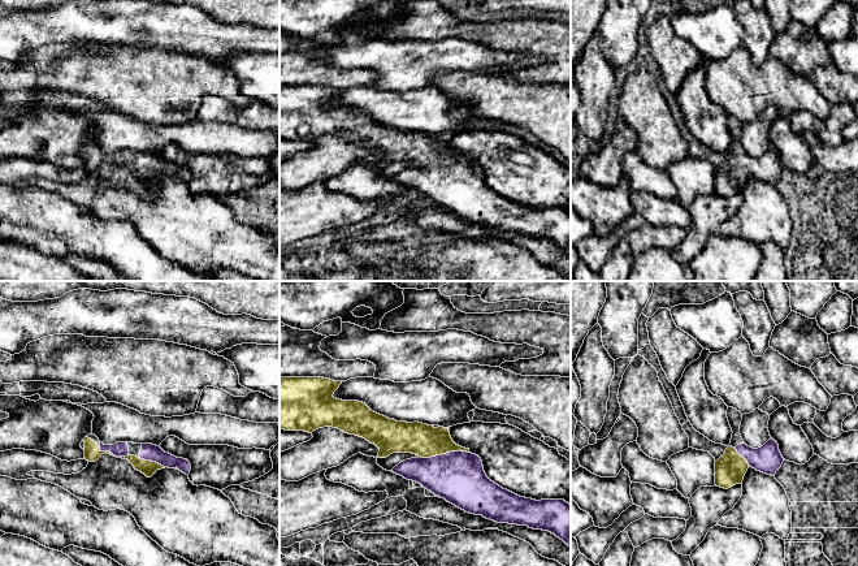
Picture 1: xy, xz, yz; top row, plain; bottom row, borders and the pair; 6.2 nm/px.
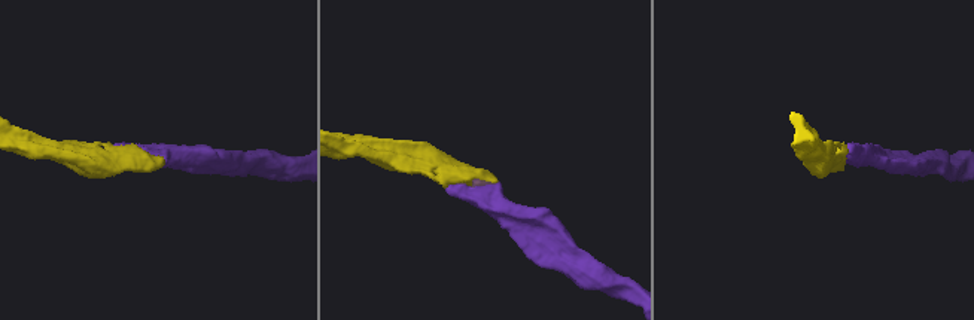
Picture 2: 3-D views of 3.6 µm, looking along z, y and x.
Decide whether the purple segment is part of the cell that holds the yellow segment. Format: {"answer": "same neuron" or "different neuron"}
{"answer": "same neuron"}

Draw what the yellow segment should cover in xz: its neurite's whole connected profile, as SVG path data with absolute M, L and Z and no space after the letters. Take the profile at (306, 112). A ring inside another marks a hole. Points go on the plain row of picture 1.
M280 86L280 137L285 139L304 139L312 142L318 137L333 135L374 152L380 157L377 164L378 167L386 167L393 161L416 163L416 167L406 168L395 174L393 181L407 189L421 193L436 204L445 207L447 211L465 221L482 224L484 226L497 232L528 234L533 238L549 239L571 255L571 213L568 211L564 208L536 209L503 198L486 185L482 169L478 164L472 163L469 157L462 156L452 150L448 137L434 137L433 134L419 130L396 130L372 120L363 111L337 108L333 103L341 92L342 90L334 90L324 86Z

